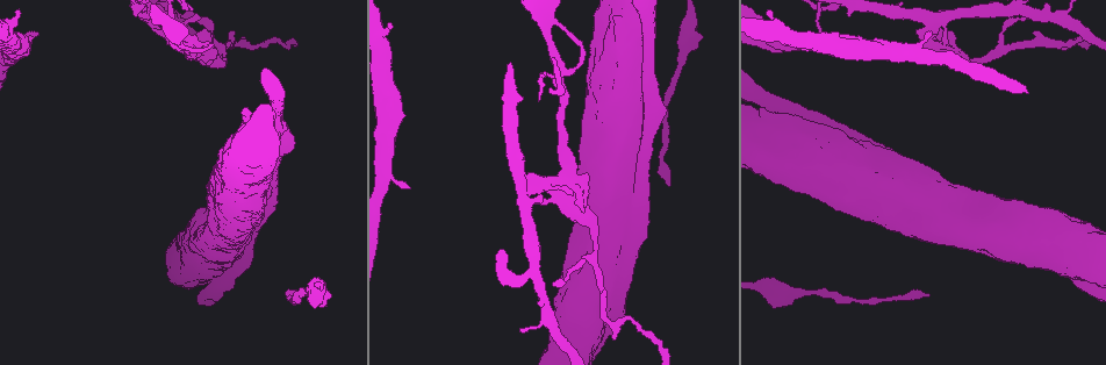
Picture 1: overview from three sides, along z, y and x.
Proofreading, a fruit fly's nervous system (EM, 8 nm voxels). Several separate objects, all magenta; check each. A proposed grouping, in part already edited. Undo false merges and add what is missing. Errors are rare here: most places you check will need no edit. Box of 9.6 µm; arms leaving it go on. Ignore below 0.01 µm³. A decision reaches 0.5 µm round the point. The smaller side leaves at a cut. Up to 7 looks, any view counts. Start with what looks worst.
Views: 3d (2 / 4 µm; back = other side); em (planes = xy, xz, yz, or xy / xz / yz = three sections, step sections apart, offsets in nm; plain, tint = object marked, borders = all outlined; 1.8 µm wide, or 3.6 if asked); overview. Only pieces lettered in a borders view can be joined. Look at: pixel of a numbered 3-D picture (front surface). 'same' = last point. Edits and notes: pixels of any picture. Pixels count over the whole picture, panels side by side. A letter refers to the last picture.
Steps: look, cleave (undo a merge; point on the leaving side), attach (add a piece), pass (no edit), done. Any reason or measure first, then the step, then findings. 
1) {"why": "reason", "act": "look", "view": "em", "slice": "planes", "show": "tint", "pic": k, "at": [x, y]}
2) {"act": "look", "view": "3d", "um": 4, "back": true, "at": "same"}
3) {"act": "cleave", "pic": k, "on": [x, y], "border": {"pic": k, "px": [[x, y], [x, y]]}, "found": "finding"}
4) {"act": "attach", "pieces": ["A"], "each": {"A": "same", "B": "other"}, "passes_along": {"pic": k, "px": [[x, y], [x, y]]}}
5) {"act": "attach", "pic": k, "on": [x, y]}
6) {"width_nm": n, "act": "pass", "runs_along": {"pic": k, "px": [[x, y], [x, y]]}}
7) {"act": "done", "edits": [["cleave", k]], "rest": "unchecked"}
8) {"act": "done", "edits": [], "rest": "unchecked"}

{"why": "touches itself", "act": "look", "view": "em", "um": 3.6, "slice": "planes", "show": "borders", "pic": 1, "at": [641, 154]}

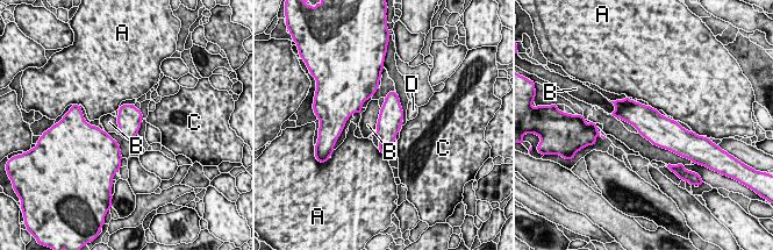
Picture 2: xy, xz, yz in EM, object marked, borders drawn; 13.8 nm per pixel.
{"act": "pass", "each": {"A": "other", "B": "other", "C": "other", "D": "other"}, "border": {"pic": 2, "px": [[381, 108], [374, 129]]}, "found": "continuous, no second neuron"}

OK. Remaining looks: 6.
{"why": "a narrow waist", "act": "look", "view": "em", "um": 3.6, "slice": "planes", "show": "borders", "pic": 1, "at": [633, 83]}

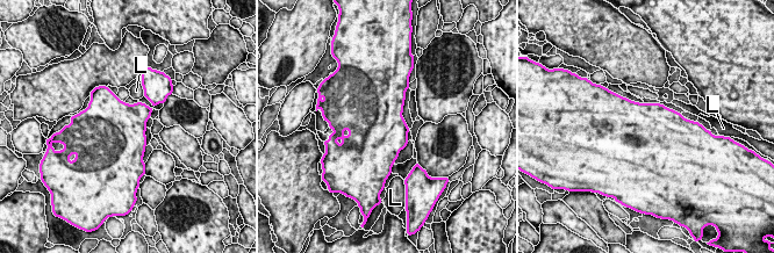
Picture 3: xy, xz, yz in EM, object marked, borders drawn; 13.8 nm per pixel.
{"act": "pass", "each": {"L": "other"}, "found": "one neuron here"}

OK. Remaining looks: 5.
{"why": "abrupt turn", "act": "look", "view": "3d", "um": 4, "pic": 1, "at": [186, 41]}

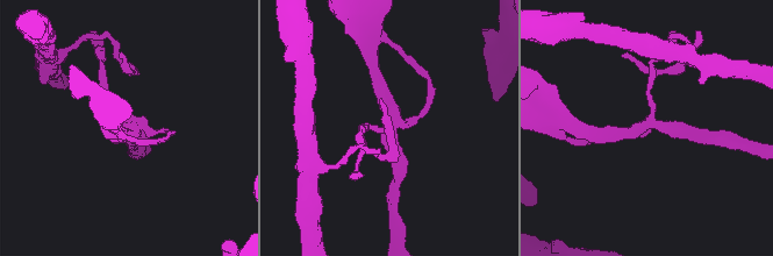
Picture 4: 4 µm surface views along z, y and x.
{"why": "now the EM", "act": "look", "view": "em", "slice": "planes", "show": "borders", "pic": 4, "at": [651, 123]}

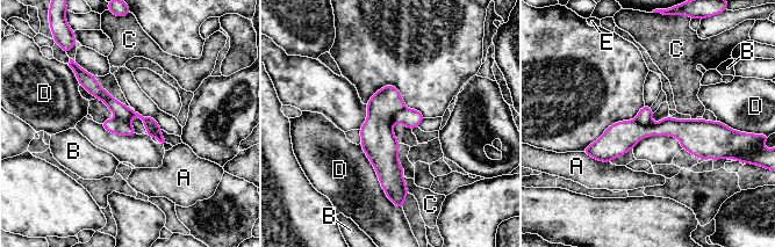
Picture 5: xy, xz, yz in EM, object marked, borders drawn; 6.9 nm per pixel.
{"width_nm": 140, "act": "pass", "each": {"A": "other", "B": "other", "C": "other", "D": "other", "E": "other"}, "border": {"pic": 5, "px": [[359, 144], [386, 196], [397, 205]]}, "found": "all the same neuron"}

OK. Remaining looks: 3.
{"act": "done", "edits": [], "rest": "unchecked"}

